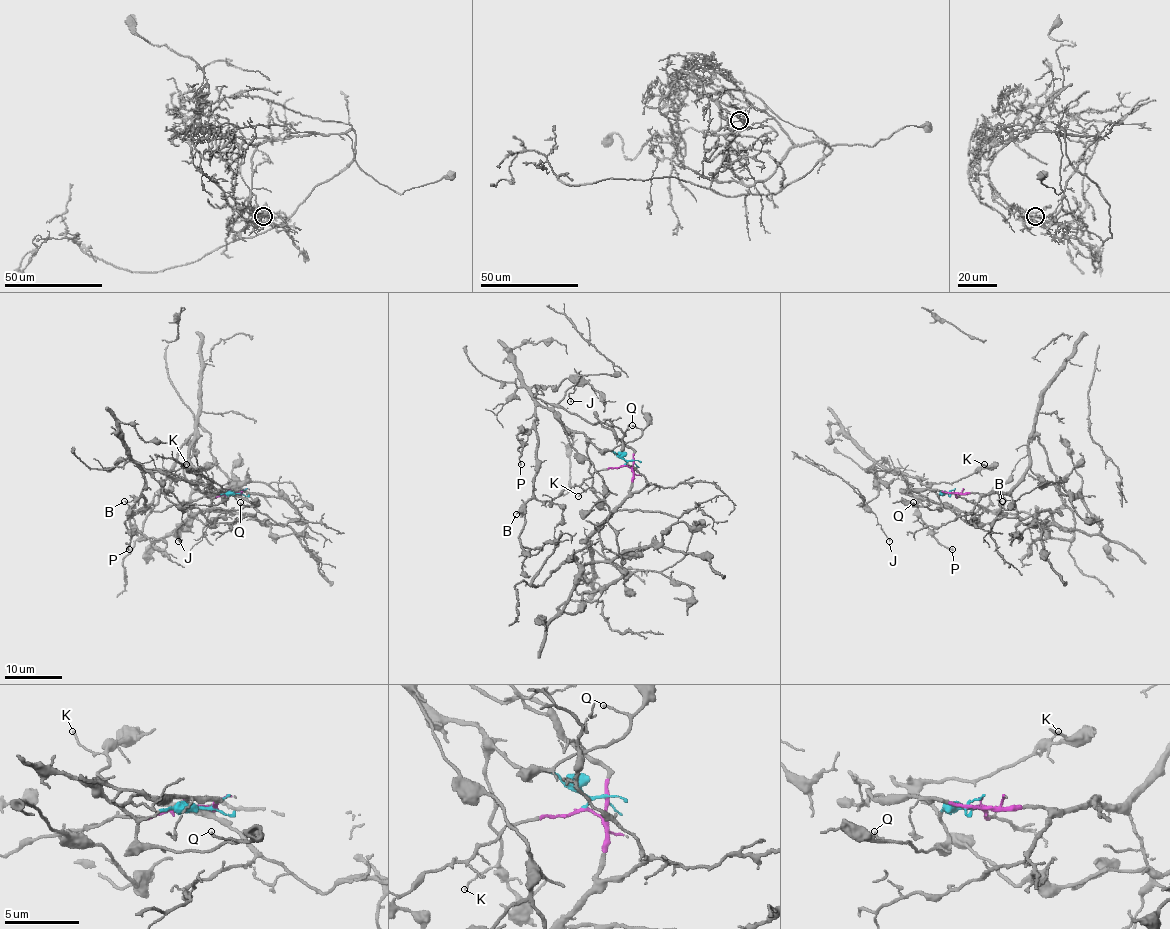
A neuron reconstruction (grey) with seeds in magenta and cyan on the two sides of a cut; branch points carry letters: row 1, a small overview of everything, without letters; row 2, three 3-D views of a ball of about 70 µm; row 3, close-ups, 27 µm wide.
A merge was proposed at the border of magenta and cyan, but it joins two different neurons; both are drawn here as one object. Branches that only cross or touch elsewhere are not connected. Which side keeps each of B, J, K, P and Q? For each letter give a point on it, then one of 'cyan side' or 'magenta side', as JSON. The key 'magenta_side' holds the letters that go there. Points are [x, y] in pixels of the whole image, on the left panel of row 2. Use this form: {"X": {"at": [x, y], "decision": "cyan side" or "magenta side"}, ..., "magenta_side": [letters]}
{"B": {"at": [124, 501], "decision": "cyan side"}, "J": {"at": [178, 541], "decision": "cyan side"}, "K": {"at": [186, 464], "decision": "cyan side"}, "P": {"at": [129, 549], "decision": "cyan side"}, "Q": {"at": [240, 502], "decision": "cyan side"}, "magenta_side": []}

